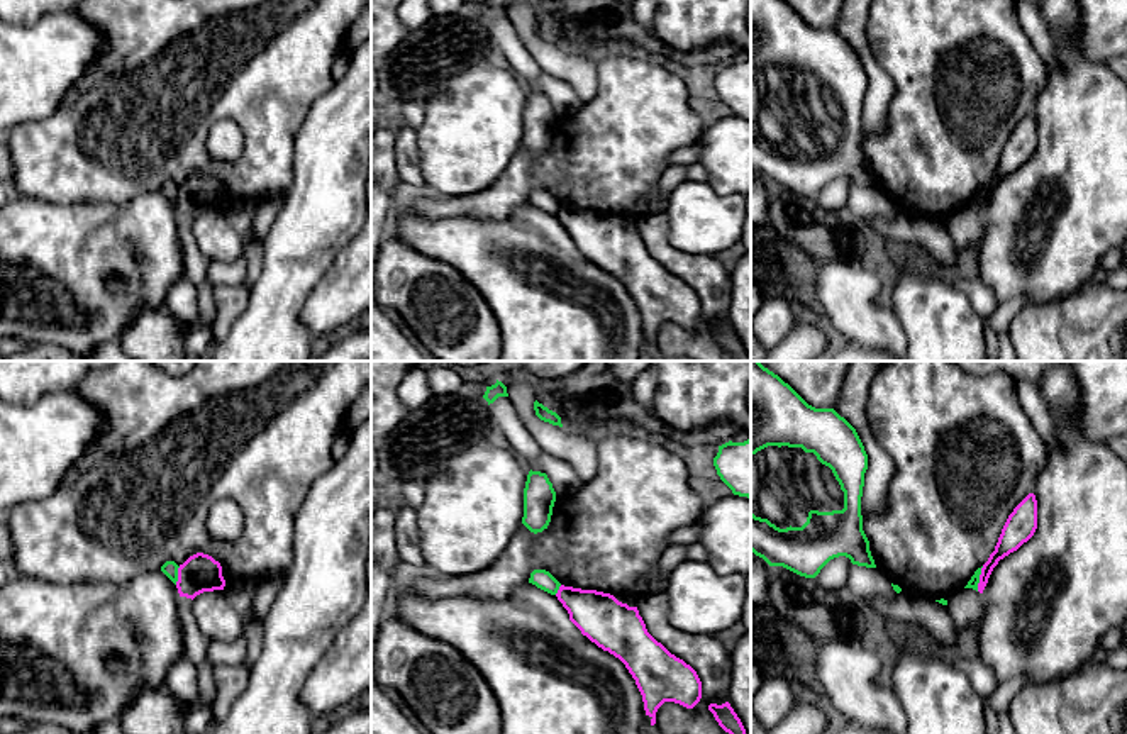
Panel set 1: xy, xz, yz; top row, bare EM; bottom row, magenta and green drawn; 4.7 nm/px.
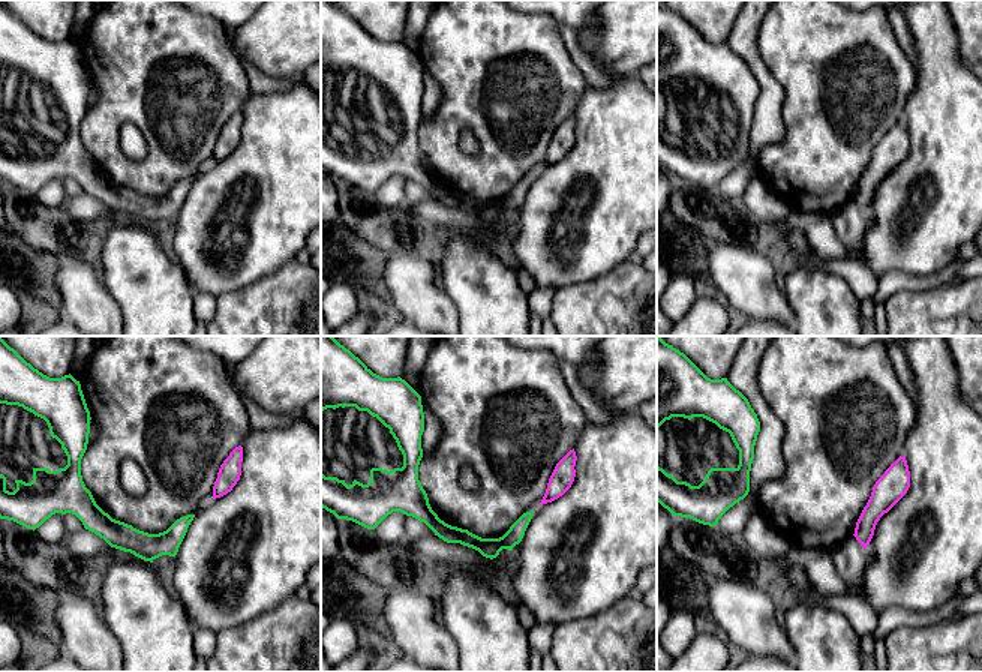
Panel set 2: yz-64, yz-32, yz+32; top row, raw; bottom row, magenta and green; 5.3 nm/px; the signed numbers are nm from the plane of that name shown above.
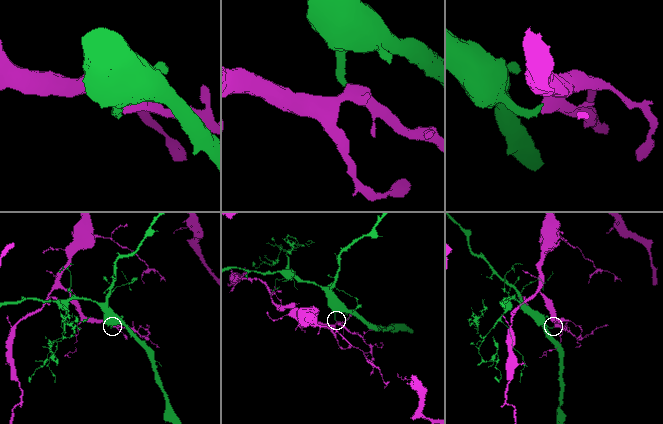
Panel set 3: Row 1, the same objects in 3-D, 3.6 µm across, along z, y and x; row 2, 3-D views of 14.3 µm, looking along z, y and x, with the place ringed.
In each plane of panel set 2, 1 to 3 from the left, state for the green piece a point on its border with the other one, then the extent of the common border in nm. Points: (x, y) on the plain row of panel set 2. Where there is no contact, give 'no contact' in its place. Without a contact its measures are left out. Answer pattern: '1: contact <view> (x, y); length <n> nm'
1: no contact
2: no contact
3: no contact

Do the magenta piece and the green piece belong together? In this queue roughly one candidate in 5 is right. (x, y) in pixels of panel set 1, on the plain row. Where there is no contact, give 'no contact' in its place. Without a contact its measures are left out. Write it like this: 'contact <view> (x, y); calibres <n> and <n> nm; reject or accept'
contact yz (980, 199); calibres 110 and 50 nm; reject

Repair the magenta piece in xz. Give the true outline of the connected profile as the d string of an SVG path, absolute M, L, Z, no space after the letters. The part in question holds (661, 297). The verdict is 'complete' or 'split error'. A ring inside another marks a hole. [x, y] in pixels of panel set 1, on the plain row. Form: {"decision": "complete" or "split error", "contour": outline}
{"decision": "complete", "contour": "M564 205L556 217L583 256L625 285L642 315L651 346L664 322L686 329L700 322L702 302L697 292L647 253L637 227L610 214Z"}

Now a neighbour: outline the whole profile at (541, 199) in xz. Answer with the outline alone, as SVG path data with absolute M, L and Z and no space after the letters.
M534 190L530 193L529 203L536 205L537 209L556 215L561 203L546 190Z

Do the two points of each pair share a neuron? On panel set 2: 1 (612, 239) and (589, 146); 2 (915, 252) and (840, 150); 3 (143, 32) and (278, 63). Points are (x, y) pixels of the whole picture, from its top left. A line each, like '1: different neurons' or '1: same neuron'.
1: same neuron
2: different neurons
3: different neurons

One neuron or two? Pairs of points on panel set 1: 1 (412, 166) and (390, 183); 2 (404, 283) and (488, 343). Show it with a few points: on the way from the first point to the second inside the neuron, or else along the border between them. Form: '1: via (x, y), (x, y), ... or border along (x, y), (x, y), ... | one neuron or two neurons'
1: border along (397, 136), (395, 170), (402, 189) | two neurons
2: via (424, 292), (468, 336) | one neuron

